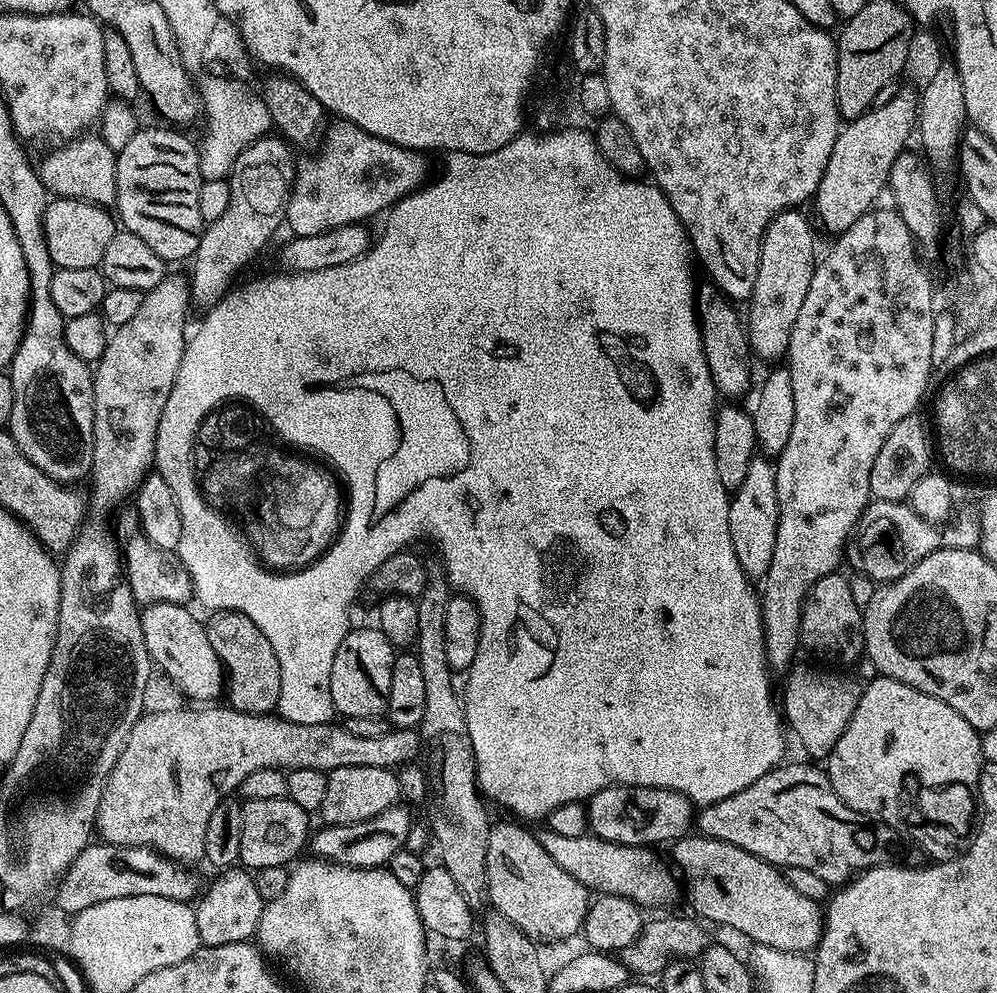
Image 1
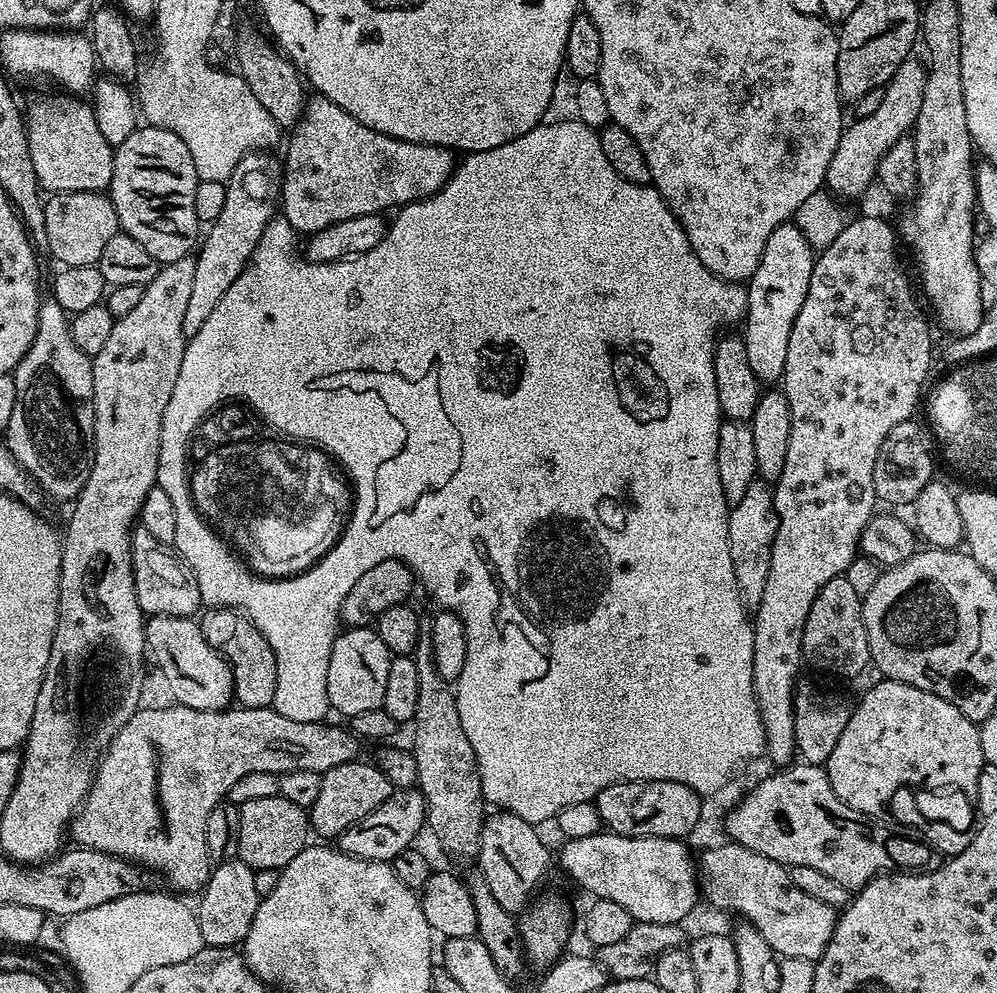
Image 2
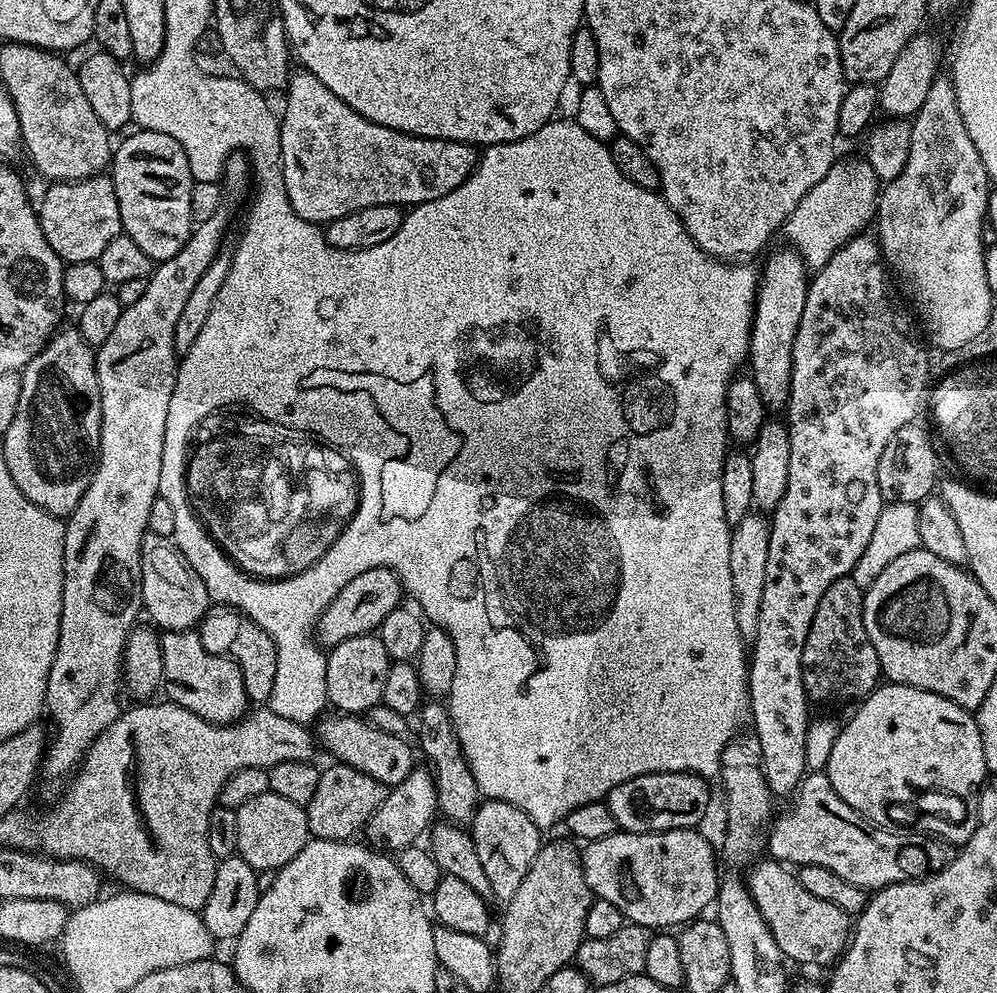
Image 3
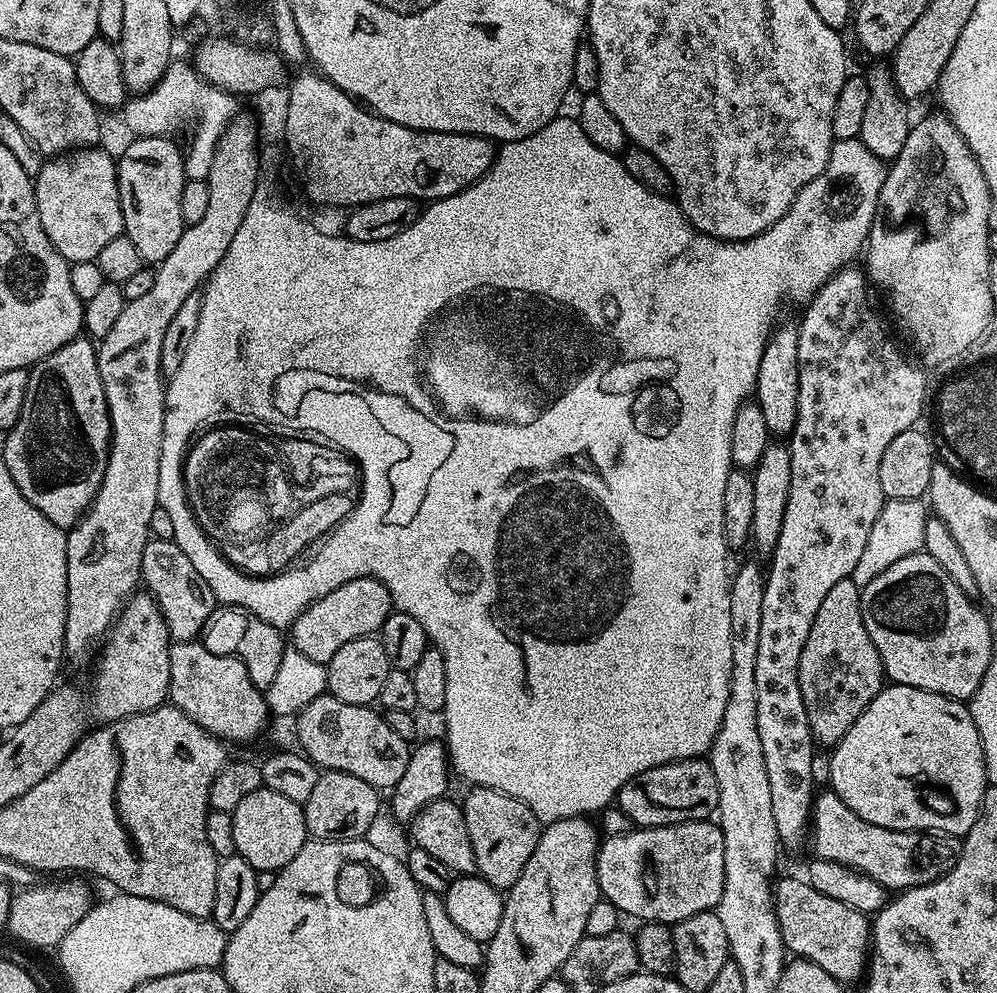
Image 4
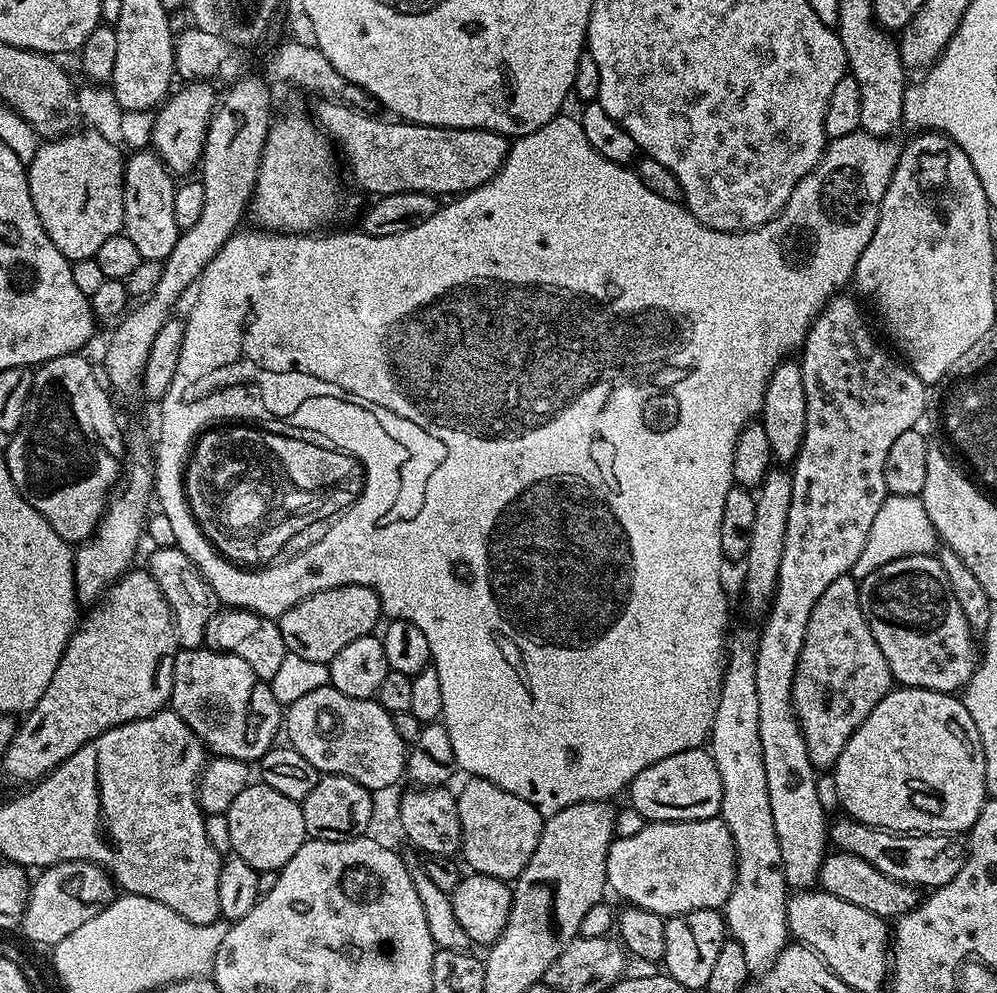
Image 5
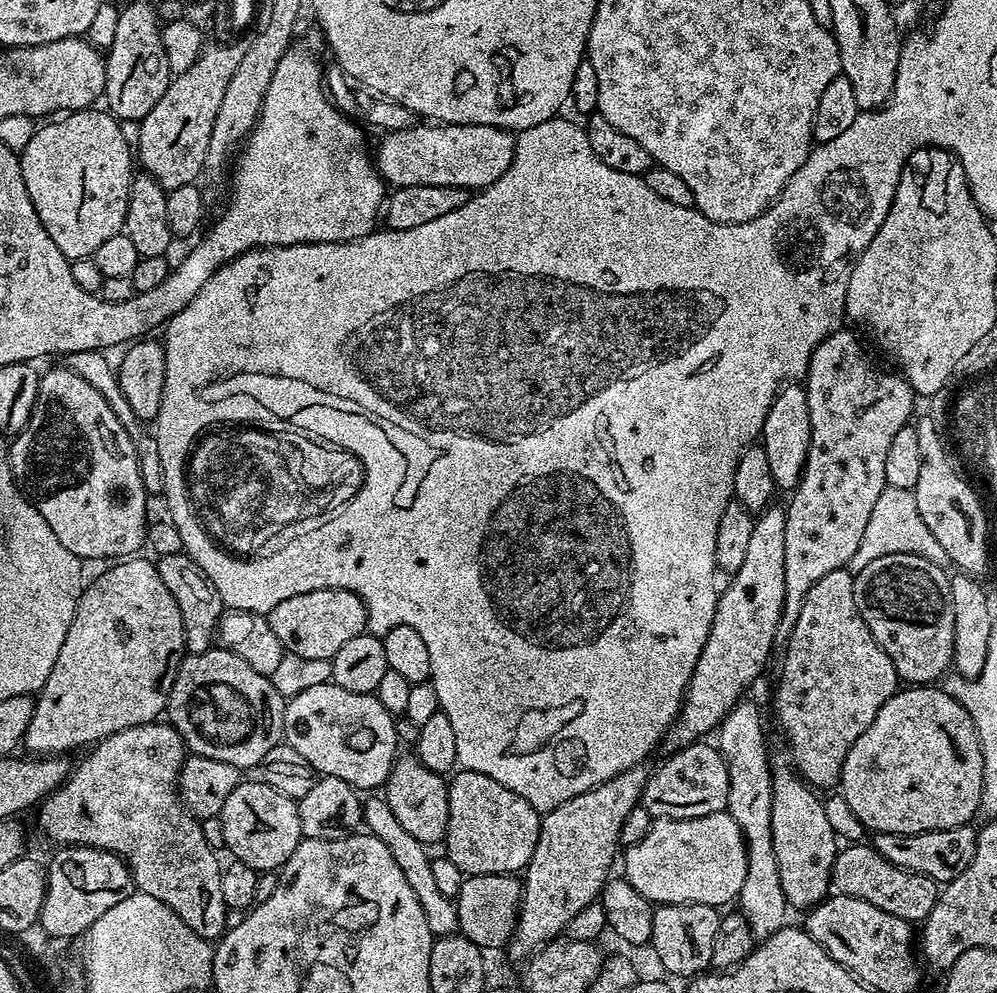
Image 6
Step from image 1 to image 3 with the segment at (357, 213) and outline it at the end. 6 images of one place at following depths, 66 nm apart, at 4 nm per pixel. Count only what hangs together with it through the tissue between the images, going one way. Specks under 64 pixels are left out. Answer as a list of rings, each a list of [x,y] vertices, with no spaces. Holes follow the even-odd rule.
[[[293,71],[289,77],[284,116],[282,112],[279,117],[282,174],[290,206],[298,218],[324,226],[330,220],[354,214],[354,210],[362,210],[366,206],[425,204],[462,186],[462,182],[466,182],[468,175],[476,169],[478,152],[473,145],[460,140],[431,140],[425,136],[412,136],[409,132],[399,132],[378,122],[370,122],[358,114],[358,110],[346,106],[338,94],[326,90],[326,86],[322,86],[312,72],[299,71]]]

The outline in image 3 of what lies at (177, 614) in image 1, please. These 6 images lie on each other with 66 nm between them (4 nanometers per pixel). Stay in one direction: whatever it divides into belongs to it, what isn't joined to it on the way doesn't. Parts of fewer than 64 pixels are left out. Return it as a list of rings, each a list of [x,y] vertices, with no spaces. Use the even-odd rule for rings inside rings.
[[[199,631],[164,632],[160,636],[162,650],[163,683],[168,684],[171,703],[182,706],[198,718],[206,718],[211,724],[235,724],[244,719],[250,708],[246,686],[242,682],[242,670],[238,670],[229,656],[210,654],[202,646]]]

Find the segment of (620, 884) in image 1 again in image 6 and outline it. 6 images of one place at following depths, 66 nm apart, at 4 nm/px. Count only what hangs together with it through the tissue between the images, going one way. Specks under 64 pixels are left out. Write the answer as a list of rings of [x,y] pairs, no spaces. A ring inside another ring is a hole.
[[[727,810],[723,812],[715,812],[714,814],[706,814],[702,818],[686,818],[685,820],[657,820],[653,819],[650,830],[646,834],[646,838],[642,838],[642,842],[637,844],[629,844],[623,849],[622,860],[624,856],[624,872],[623,879],[630,882],[630,886],[634,886],[634,890],[638,890],[638,894],[642,894],[642,898],[646,898],[653,904],[659,906],[661,904],[705,904],[711,908],[719,909],[720,904],[728,904],[739,897],[742,890],[742,882],[746,882],[746,868],[748,866],[748,851],[746,850],[746,842],[742,830],[738,826],[738,822],[734,822],[734,818]]]

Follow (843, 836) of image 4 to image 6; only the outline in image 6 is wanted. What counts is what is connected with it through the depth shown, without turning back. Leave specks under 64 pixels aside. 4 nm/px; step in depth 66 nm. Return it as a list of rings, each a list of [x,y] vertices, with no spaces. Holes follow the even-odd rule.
[[[967,823],[957,828],[934,830],[922,834],[906,834],[905,836],[881,832],[875,837],[874,847],[882,854],[882,858],[886,858],[902,870],[929,876],[937,882],[947,882],[958,878],[958,874],[962,874],[962,870],[966,870],[966,866],[974,862],[977,829],[972,827],[971,823]]]

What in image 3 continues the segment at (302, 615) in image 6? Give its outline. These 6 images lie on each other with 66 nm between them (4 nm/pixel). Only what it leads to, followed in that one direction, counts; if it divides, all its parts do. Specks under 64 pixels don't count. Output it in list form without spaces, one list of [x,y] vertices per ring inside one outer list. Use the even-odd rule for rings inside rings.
[[[389,568],[362,570],[358,578],[353,578],[352,581],[346,582],[346,586],[342,586],[334,602],[330,602],[330,606],[326,606],[326,610],[321,614],[314,629],[314,639],[317,645],[321,649],[330,650],[346,642],[346,638],[358,638],[375,633],[386,618],[386,614],[401,607],[404,595],[405,590],[400,585],[400,579]]]

